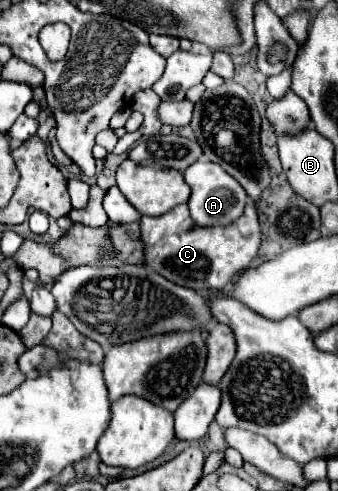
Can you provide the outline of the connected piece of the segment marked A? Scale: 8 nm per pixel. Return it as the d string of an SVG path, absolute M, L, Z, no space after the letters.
M197 160L195 164L191 164L183 172L183 178L185 178L185 182L191 188L191 198L189 198L187 206L189 206L191 218L193 218L193 222L197 226L201 226L201 228L207 228L207 226L229 226L231 220L237 220L237 216L241 216L241 212L243 212L243 208L247 204L247 192L219 164Z

